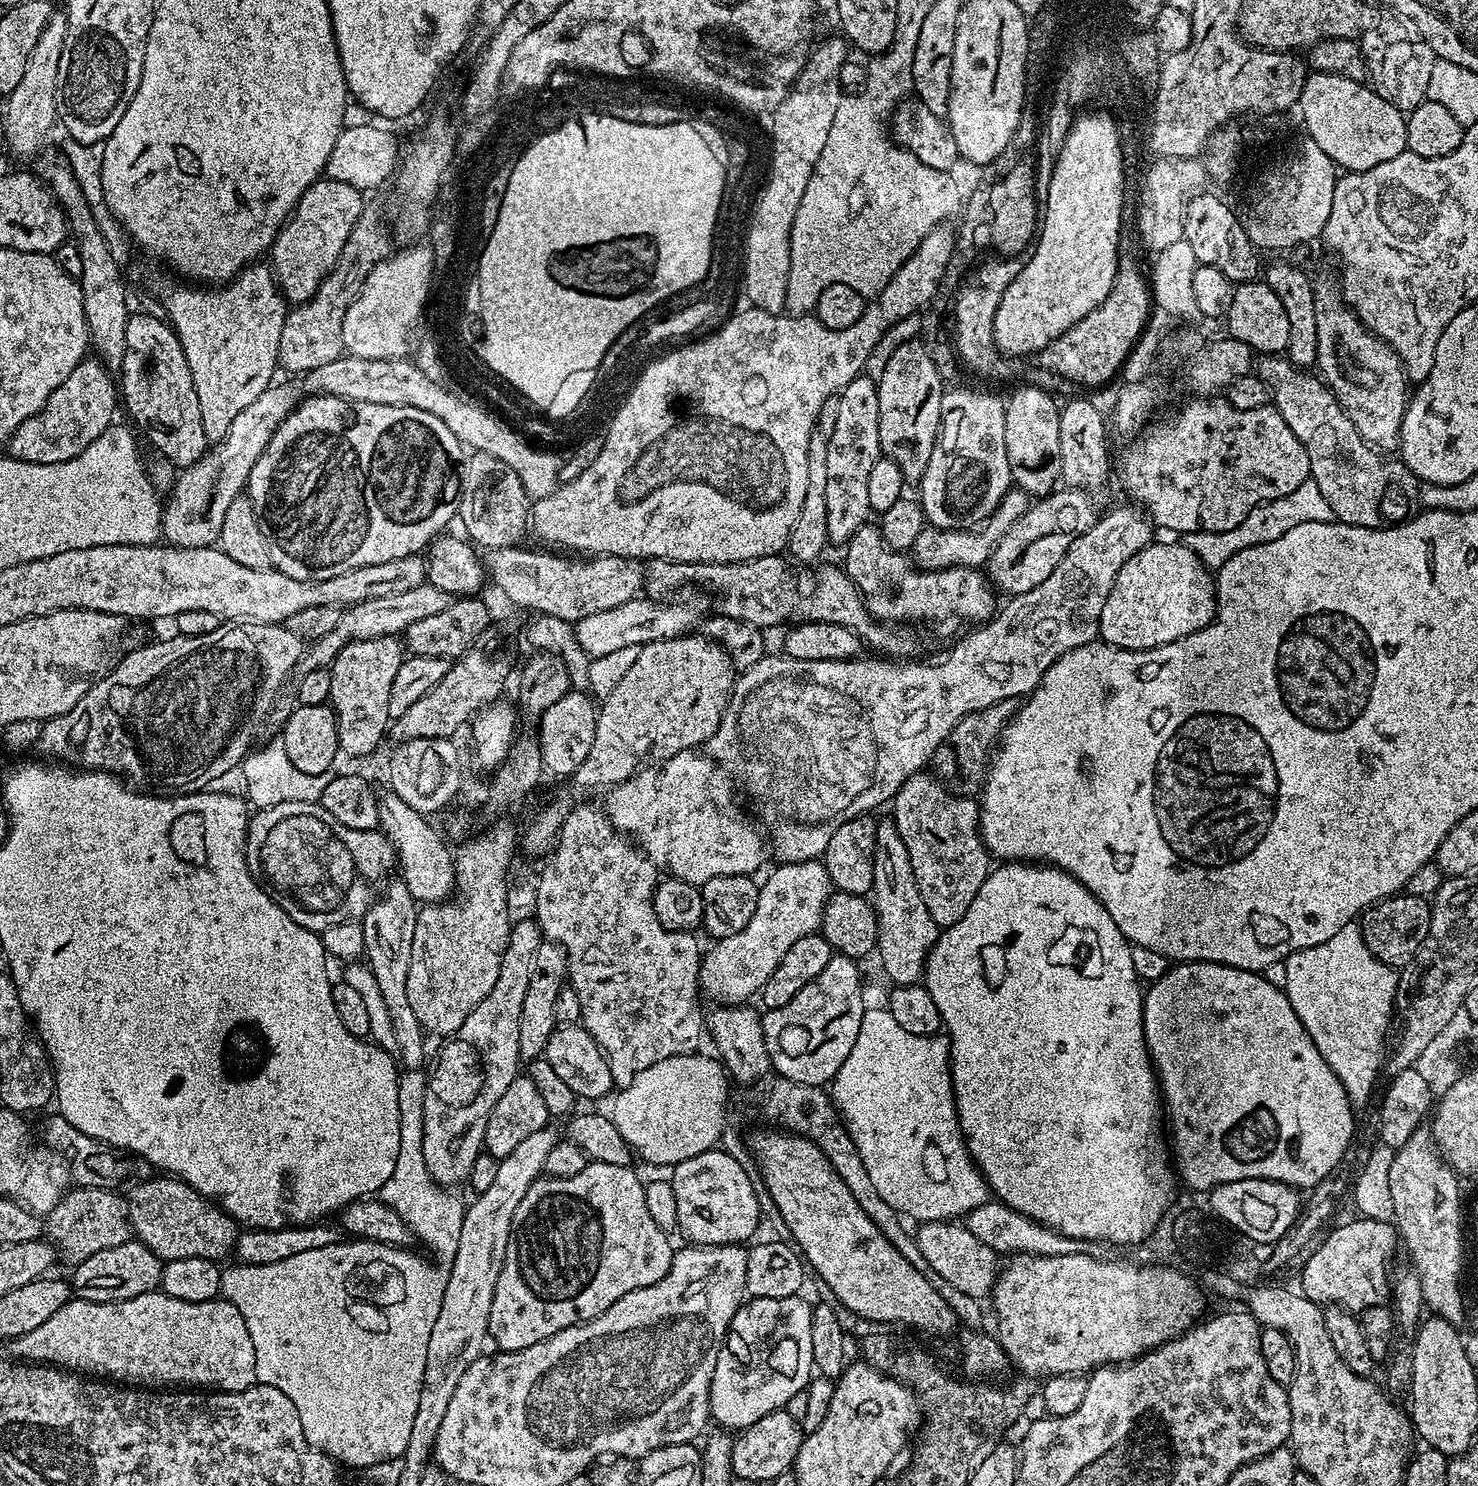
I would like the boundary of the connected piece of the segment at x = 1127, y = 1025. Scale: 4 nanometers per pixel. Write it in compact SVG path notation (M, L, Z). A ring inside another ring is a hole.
M1004 862L996 867L989 871L986 882L982 882L982 890L978 890L978 894L974 894L974 902L970 902L970 910L966 910L966 914L962 918L958 918L958 922L954 922L939 933L936 943L927 953L923 968L922 987L928 991L930 998L934 998L934 1006L938 1006L940 1022L949 1042L948 1065L952 1071L952 1093L956 1099L956 1113L960 1119L960 1132L964 1136L964 1144L972 1156L972 1161L976 1163L976 1167L979 1168L984 1180L988 1183L989 1193L1006 1207L1013 1208L1014 1211L1021 1212L1022 1215L1028 1216L1034 1222L1070 1238L1105 1240L1117 1246L1125 1246L1124 1244L1143 1245L1147 1241L1144 1239L1159 1226L1160 1219L1163 1218L1164 1211L1167 1210L1168 1203L1172 1200L1172 1187L1178 1184L1178 1180L1174 1175L1173 1161L1170 1159L1170 1148L1168 1152L1167 1146L1164 1145L1166 1120L1162 1115L1162 1089L1158 1083L1157 1069L1154 1067L1154 1061L1150 1055L1149 1037L1144 1037L1144 1031L1146 1031L1144 998L1142 984L1134 970L1131 958L1133 945L1128 943L1122 930L1118 930L1118 926L1114 926L1114 918L1110 918L1110 914L1106 914L1102 902L1098 902L1098 898L1094 898L1094 894L1090 894L1090 890L1086 890L1086 886L1082 886L1082 882L1075 880L1069 872L1064 872L1055 866L1037 866L1032 862Z

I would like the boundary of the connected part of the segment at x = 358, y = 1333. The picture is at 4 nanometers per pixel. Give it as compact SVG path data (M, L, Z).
M408 1072L405 1076L403 1073L399 1082L398 1162L394 1162L394 1174L390 1174L380 1187L378 1199L401 1216L415 1239L420 1239L432 1251L433 1258L440 1265L435 1268L403 1247L348 1238L318 1250L294 1254L294 1258L285 1258L283 1262L270 1262L270 1266L236 1262L233 1268L225 1267L220 1274L220 1296L242 1314L246 1330L250 1330L257 1381L282 1390L282 1394L294 1402L298 1418L302 1418L302 1430L316 1451L326 1453L341 1465L349 1464L361 1470L403 1457L410 1442L410 1430L414 1430L414 1414L418 1414L418 1394L426 1370L430 1330L434 1330L448 1285L448 1271L452 1269L454 1254L458 1254L458 1238L462 1234L466 1211L465 1201L460 1201L452 1193L455 1191L437 1184L426 1166L422 1150L424 1095L428 1085L425 1073Z

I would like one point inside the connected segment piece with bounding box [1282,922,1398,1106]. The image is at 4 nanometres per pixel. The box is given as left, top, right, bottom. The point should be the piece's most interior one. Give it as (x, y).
(1344, 995)

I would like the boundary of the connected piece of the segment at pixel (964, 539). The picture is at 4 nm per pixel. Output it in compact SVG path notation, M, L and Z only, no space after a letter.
M1013 486L1008 489L1008 493L1002 498L1002 502L994 510L992 517L979 530L957 530L925 526L922 534L918 534L918 538L914 538L910 549L911 559L917 568L925 572L941 572L943 568L979 569L987 561L993 546L1003 538L1006 530L1018 518L1022 518L1022 514L1026 514L1029 507L1030 497L1028 493Z

